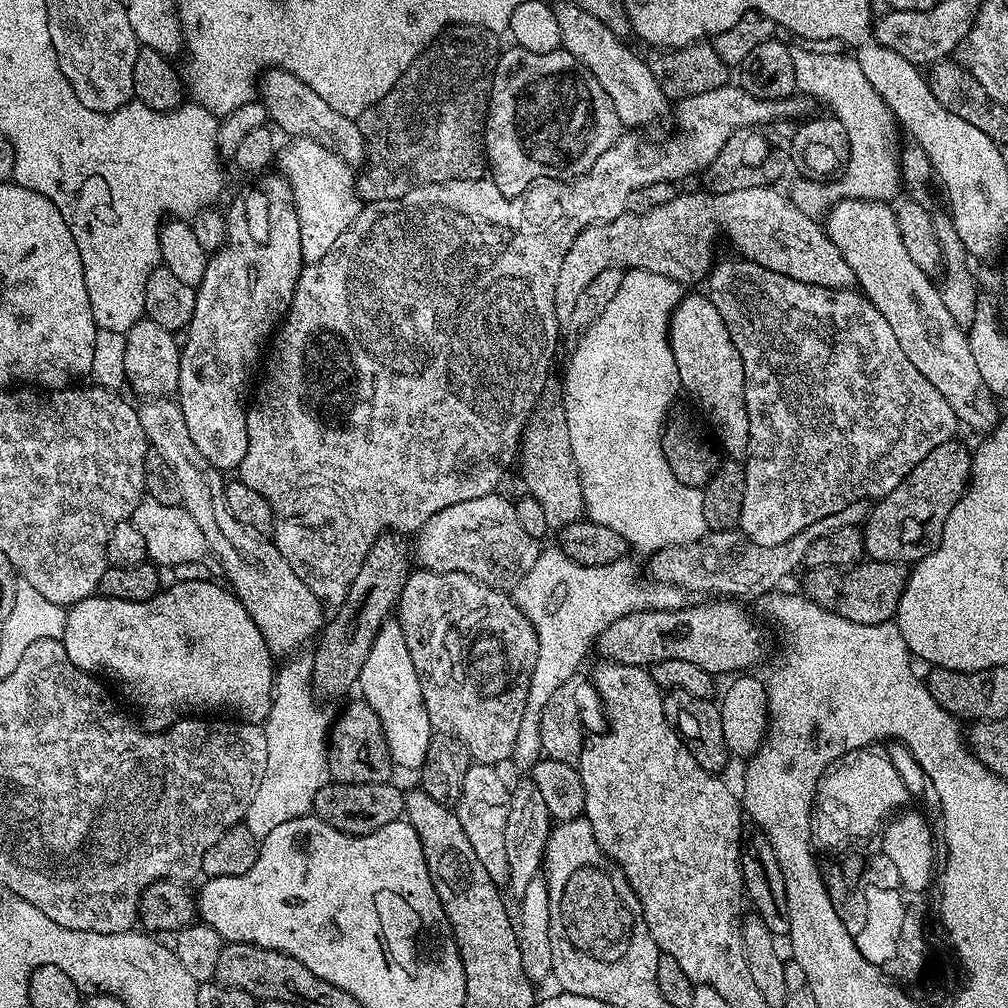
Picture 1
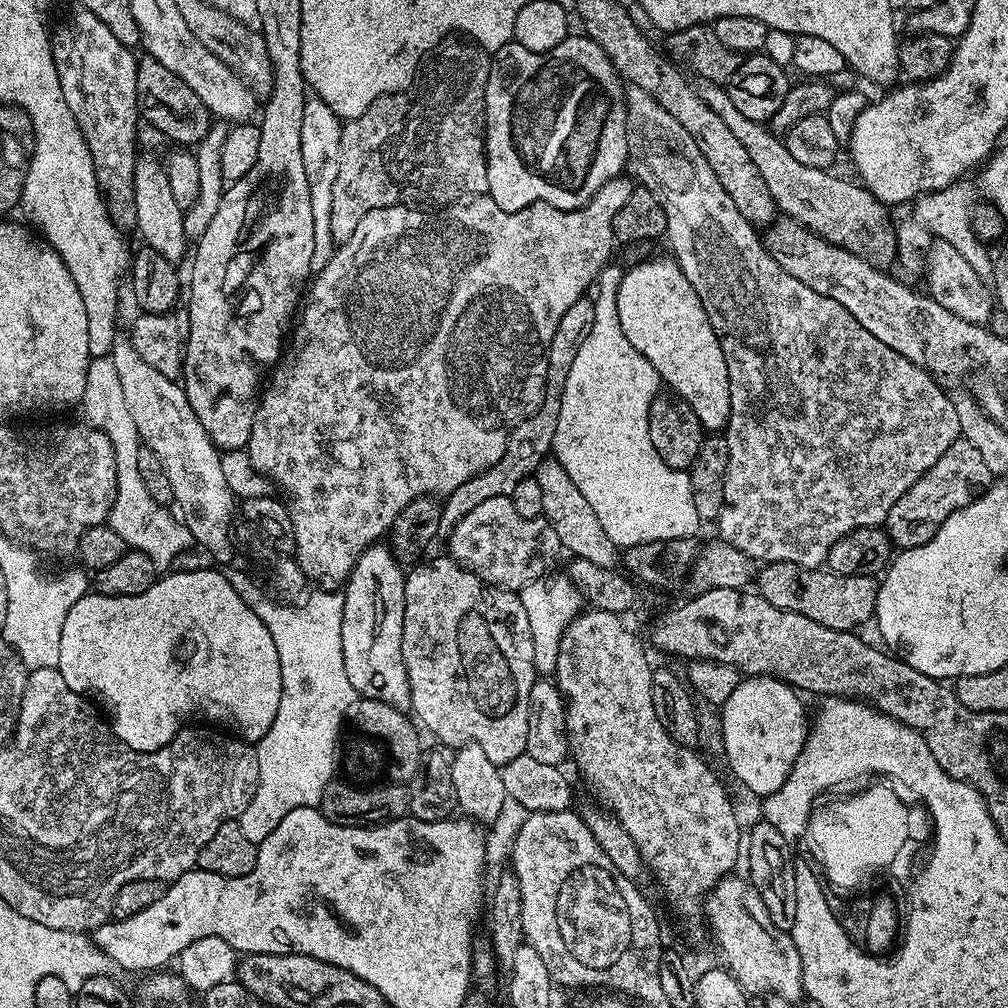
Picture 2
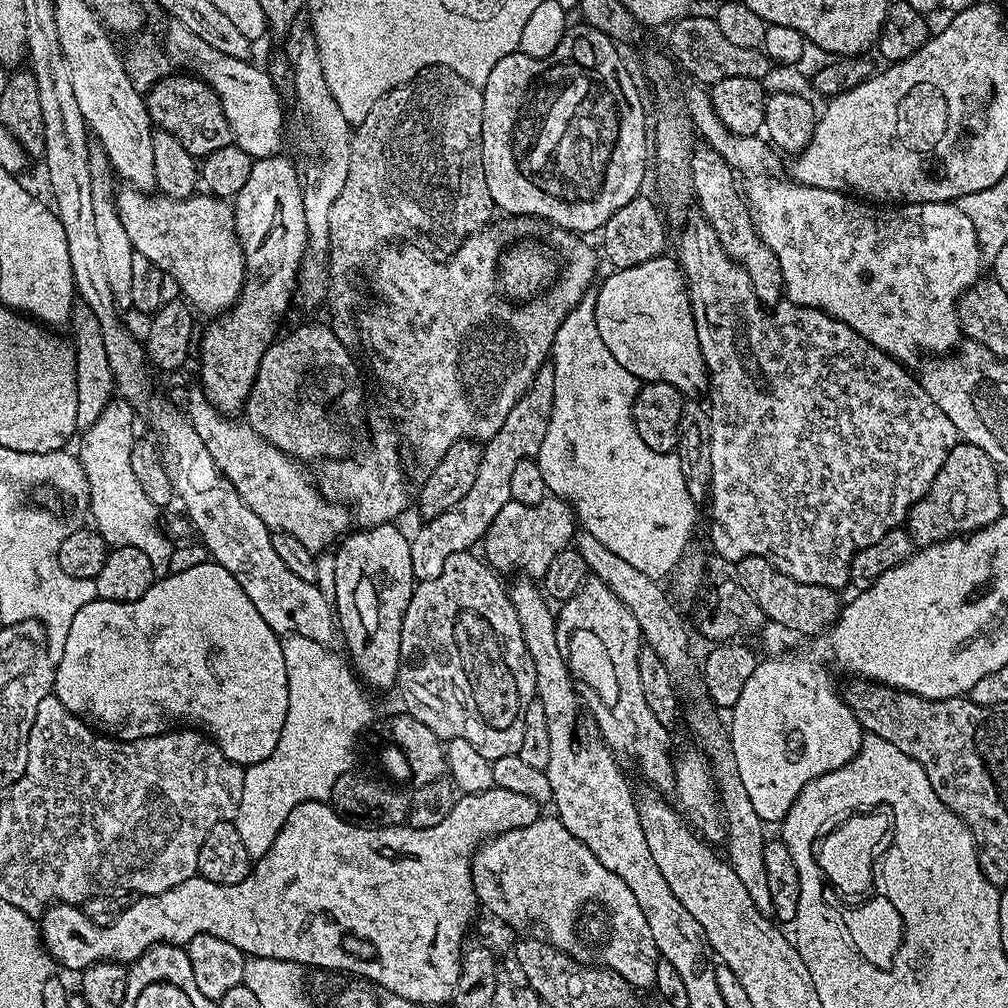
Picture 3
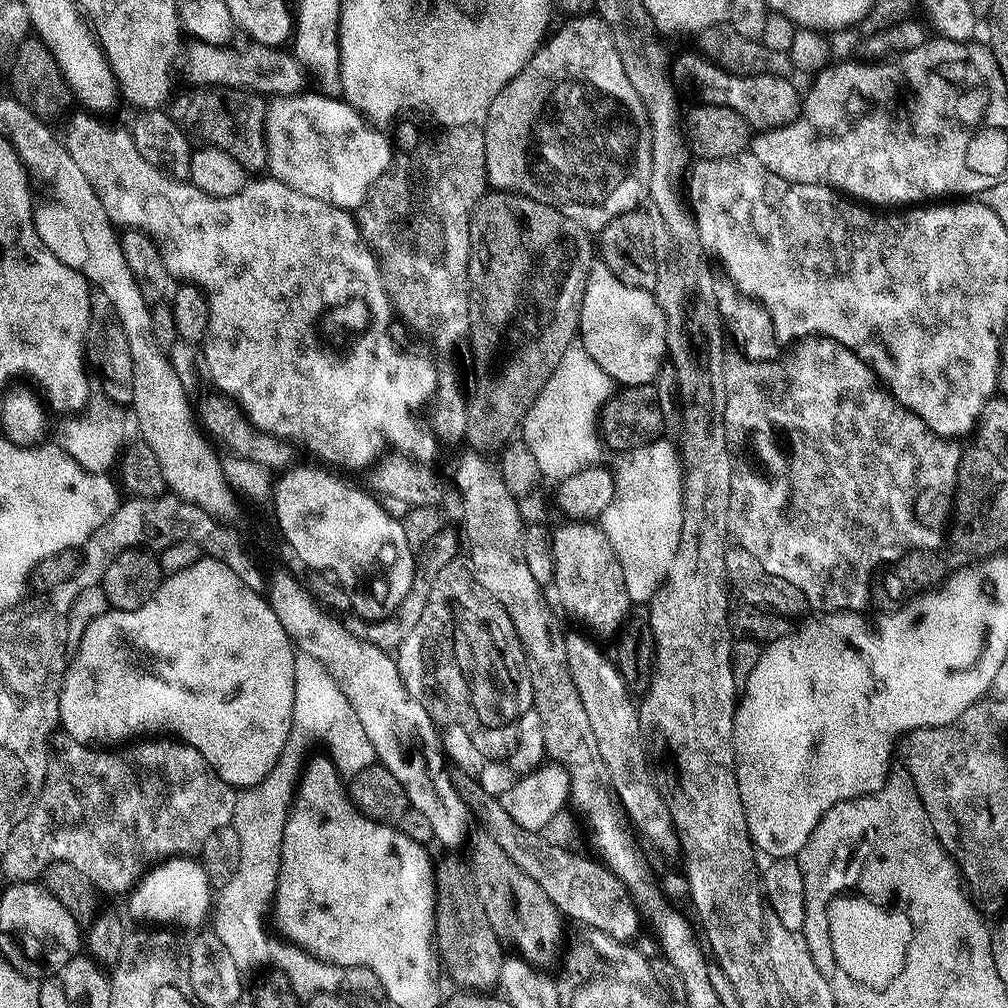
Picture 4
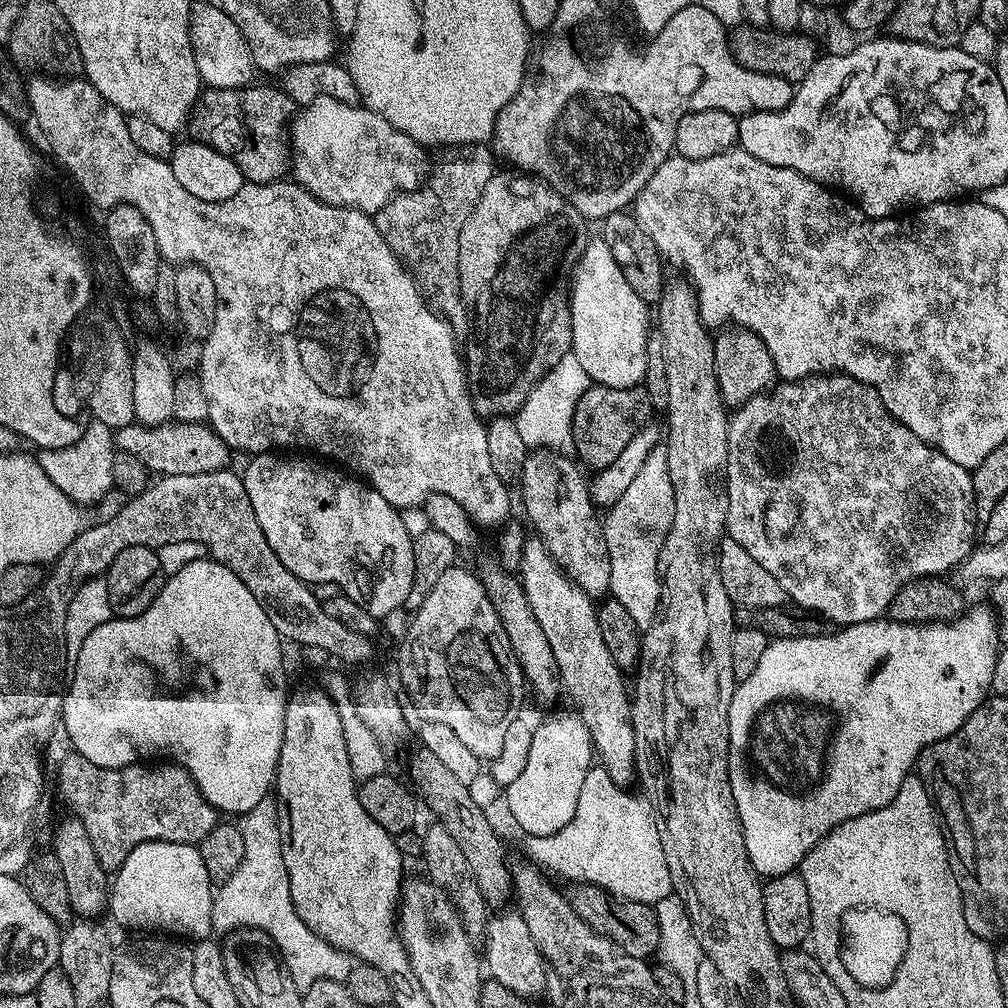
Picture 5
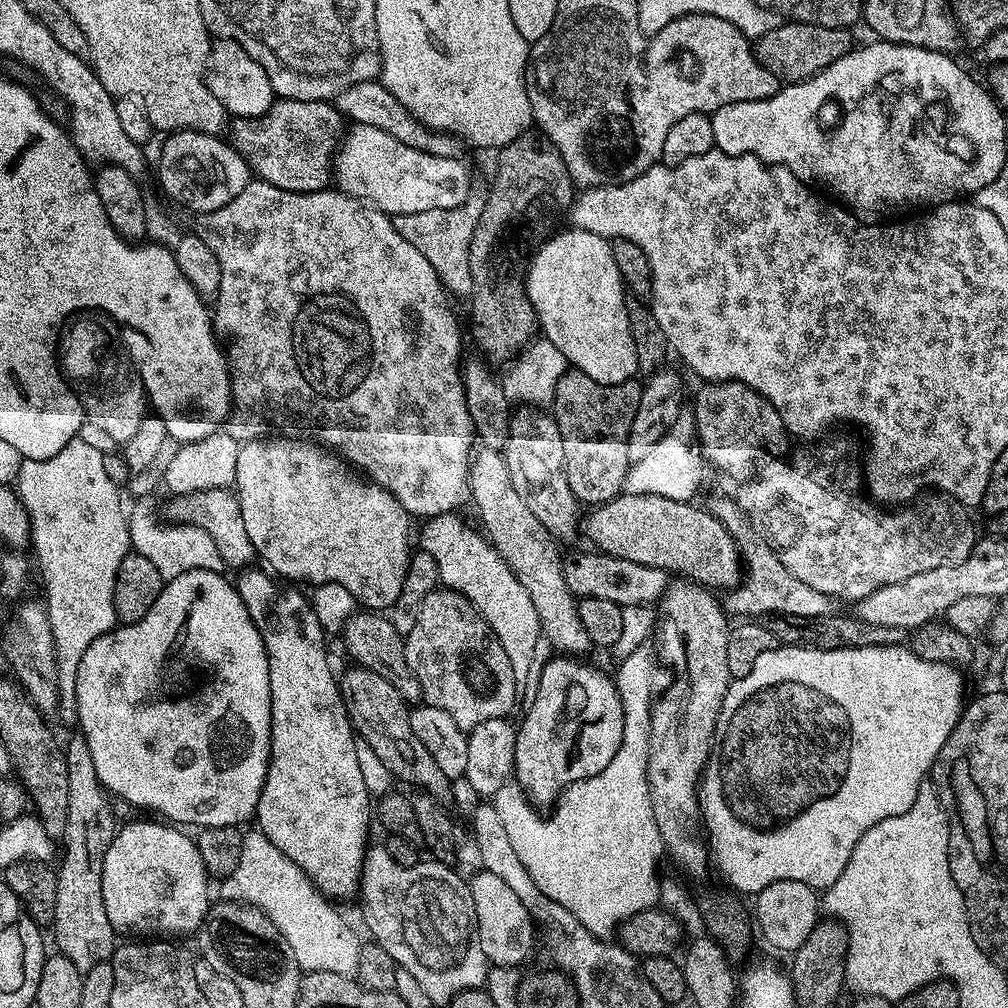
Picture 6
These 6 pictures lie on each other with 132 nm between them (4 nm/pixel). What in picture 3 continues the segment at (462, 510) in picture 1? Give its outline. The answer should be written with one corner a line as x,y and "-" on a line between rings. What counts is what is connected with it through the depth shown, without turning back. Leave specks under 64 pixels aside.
549,494
534,506
512,499
490,522
482,541
482,556
488,567
497,573
520,572
516,574
524,578
542,578
559,552
573,543
577,526
571,504
558,496

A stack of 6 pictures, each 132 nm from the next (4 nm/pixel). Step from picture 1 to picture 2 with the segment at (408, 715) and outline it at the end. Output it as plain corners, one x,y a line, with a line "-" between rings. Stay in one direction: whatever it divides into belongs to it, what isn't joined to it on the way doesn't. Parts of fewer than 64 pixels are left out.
377,542
369,546
358,558
354,570
343,585
342,654
346,662
346,678
354,686
357,697
386,702
401,710
411,705
410,682
406,662
402,662
402,622
404,621
404,578
406,572
396,559
391,547

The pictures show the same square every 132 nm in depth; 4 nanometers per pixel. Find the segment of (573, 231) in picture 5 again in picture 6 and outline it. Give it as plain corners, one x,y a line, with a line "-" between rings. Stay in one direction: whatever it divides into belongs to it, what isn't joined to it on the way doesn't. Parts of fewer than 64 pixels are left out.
529,130
514,138
514,142
507,144
499,156
500,165
496,168
492,189
486,192
482,218
478,218
478,226
474,226
474,238
470,240
472,271
470,303
472,303
472,336
476,339
477,346
485,352
483,355
489,361
508,359
511,361
532,343
538,332
536,311
524,289
524,277
530,253
537,241
545,235
544,220
540,215
548,211
567,213
574,203
574,185
570,170
566,170
562,154
558,154
556,147
539,131

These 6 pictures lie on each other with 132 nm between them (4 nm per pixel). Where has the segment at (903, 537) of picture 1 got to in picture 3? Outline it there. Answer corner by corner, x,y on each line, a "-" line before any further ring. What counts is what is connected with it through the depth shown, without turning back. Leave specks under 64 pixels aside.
957,442
950,450
946,462
942,462
942,470
938,470
938,478
934,478
932,488
908,512
906,531
913,545
927,546
937,544
939,540
951,540
954,536
967,536
969,532
977,532
1000,519
1002,515
1002,498
998,498
998,482
1001,473
996,463
986,454
986,450
978,450
978,446

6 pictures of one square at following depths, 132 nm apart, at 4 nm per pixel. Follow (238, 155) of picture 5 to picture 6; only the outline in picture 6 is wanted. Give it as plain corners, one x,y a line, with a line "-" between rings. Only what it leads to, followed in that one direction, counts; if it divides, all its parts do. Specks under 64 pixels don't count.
273,99
266,114
231,121
230,143
259,179
291,192
322,192
329,187
334,172
334,153
346,131
346,121
327,100

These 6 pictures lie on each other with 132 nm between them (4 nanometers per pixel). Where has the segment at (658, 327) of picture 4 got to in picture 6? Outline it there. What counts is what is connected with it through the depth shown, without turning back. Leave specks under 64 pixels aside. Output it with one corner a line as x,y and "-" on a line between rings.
575,226
569,229
569,232
560,232
550,240
545,239
531,253
524,277
524,289
536,311
543,339
554,342
554,346
558,346
558,350
562,350
568,359
569,365
594,378
594,382
621,384
633,379
638,372
634,338
630,338
624,279
618,270
618,262
614,262
612,245
605,237

